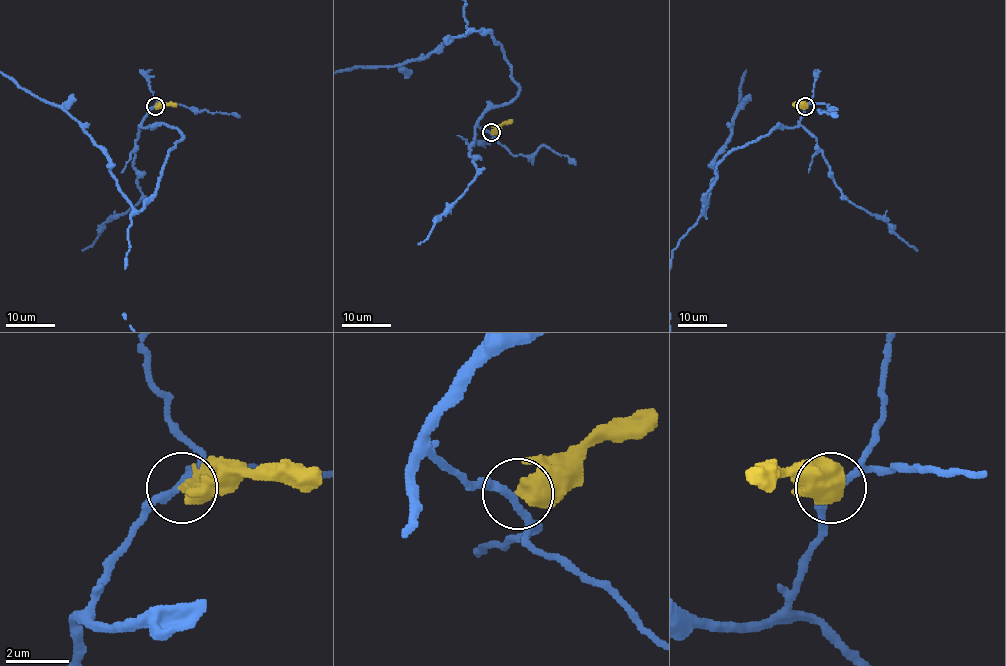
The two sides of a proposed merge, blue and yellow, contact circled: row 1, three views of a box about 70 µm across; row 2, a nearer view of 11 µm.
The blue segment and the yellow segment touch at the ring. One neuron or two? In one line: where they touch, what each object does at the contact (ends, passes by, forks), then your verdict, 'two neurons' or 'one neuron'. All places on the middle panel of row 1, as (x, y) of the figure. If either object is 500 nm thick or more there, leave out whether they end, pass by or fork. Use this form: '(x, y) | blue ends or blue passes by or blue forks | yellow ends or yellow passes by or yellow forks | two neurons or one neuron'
(491, 132) | one neuron

